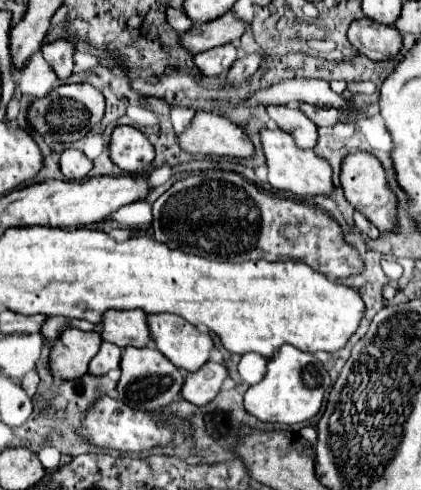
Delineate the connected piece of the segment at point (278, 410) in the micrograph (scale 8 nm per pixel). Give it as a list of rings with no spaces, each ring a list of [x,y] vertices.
[[[283,345],[267,361],[265,377],[247,389],[245,407],[249,415],[255,415],[263,423],[305,423],[307,419],[319,413],[323,393],[329,387],[329,383],[331,379],[315,355],[299,351],[291,345]]]

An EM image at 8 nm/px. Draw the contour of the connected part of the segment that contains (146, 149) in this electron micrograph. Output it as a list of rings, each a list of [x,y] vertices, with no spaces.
[[[117,127],[113,131],[113,137],[111,137],[111,159],[113,163],[125,171],[125,173],[141,173],[143,171],[143,165],[145,163],[151,163],[153,157],[155,157],[155,151],[153,151],[153,145],[149,143],[149,139],[135,127]]]

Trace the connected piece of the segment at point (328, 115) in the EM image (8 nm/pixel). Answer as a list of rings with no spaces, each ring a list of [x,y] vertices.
[[[301,105],[301,111],[317,125],[317,127],[333,127],[343,119],[343,111],[341,109],[321,109],[315,105]]]

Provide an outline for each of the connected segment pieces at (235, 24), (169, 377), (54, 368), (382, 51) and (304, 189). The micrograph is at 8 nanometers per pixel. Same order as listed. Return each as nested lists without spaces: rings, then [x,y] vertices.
[[[229,11],[219,19],[213,19],[207,23],[195,23],[191,31],[183,33],[183,45],[187,51],[191,51],[191,55],[197,55],[211,47],[239,41],[245,29],[247,29],[247,23],[235,17],[233,11]]]
[[[127,347],[121,357],[121,379],[117,383],[117,393],[119,393],[119,399],[133,409],[157,411],[173,403],[175,397],[179,397],[183,381],[185,381],[185,375],[159,351],[151,347],[141,347],[141,349]]]
[[[65,329],[49,353],[49,371],[59,379],[79,379],[87,373],[89,361],[99,351],[101,335],[97,331]]]
[[[363,17],[351,23],[349,43],[369,59],[383,61],[399,53],[401,33],[395,27],[387,27]]]
[[[261,129],[261,147],[267,159],[267,169],[269,169],[269,183],[275,189],[291,191],[299,197],[305,195],[331,195],[333,183],[331,183],[331,165],[317,157],[311,149],[299,149],[295,145],[295,139],[281,129]]]

